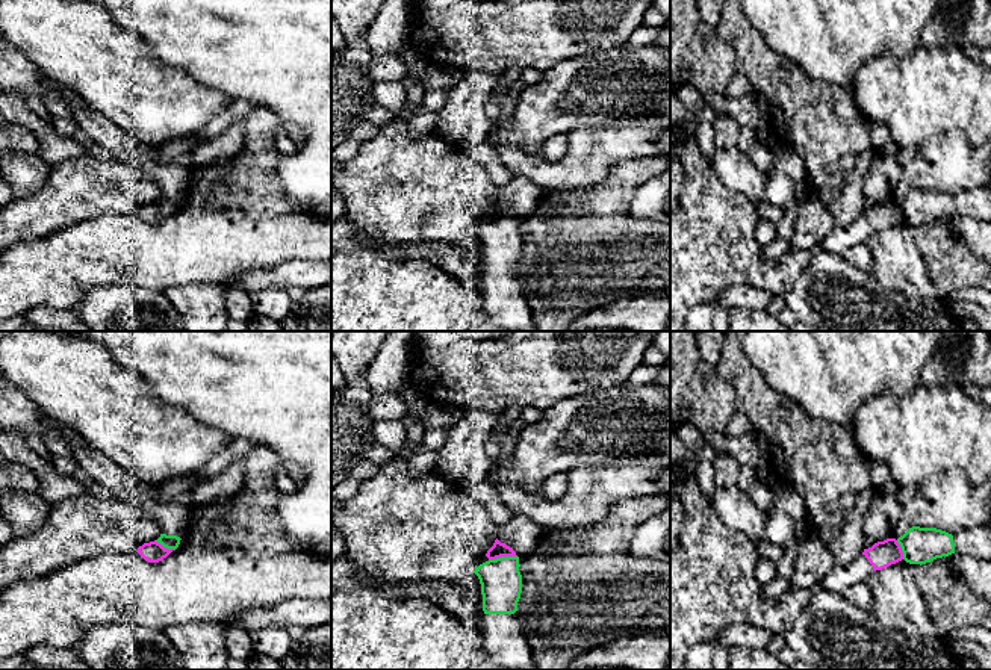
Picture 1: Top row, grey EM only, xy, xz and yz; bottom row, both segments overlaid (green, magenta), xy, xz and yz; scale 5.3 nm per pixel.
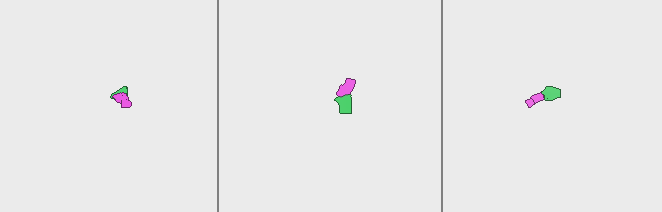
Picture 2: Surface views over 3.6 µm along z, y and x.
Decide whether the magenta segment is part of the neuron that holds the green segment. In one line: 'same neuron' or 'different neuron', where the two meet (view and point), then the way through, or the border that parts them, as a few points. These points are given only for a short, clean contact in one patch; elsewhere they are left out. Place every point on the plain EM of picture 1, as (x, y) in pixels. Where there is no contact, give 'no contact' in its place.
same neuron; meets green in xz at (503, 218)

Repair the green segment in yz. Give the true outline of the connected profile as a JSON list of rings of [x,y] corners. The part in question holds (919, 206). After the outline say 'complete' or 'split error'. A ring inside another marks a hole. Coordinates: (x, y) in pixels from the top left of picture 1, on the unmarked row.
[[[991,185],[964,191],[955,197],[937,189],[909,189],[902,198],[887,200],[852,222],[849,227],[835,227],[820,243],[820,248],[837,256],[891,225],[905,221],[909,225],[926,225],[937,219],[974,216],[991,222]]] | split error

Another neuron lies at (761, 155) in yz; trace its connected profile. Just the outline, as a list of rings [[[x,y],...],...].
[[[755,138],[753,144],[749,148],[747,156],[767,175],[775,171],[773,147],[767,147],[760,139]]]

